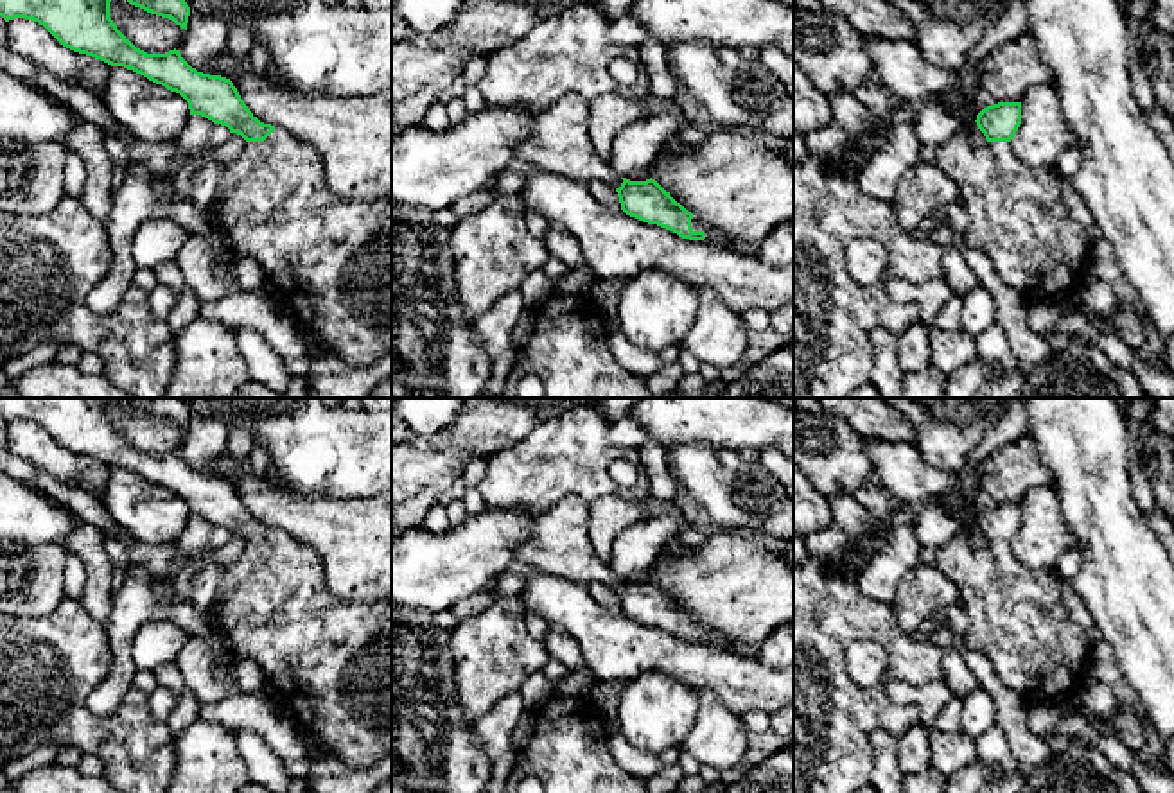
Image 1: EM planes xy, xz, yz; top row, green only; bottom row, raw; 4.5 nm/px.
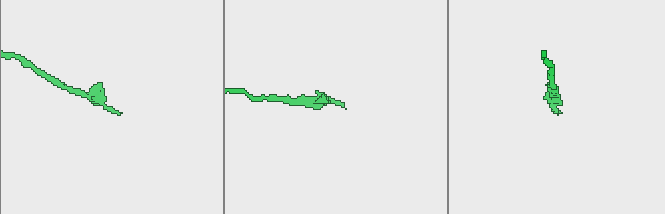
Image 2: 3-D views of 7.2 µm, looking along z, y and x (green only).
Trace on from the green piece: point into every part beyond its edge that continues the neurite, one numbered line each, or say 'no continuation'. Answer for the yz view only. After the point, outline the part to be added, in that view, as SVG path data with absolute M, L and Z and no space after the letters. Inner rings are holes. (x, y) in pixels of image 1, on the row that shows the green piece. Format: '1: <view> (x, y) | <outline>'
1: yz (1016, 217) | M968 126L935 149L935 165L957 185L968 210L964 246L987 257L989 267L1016 289L1027 305L1036 300L1059 300L1075 291L1093 240L1072 219L1061 199L1063 176L1056 167L1030 167L1021 161L1011 142L969 144Z

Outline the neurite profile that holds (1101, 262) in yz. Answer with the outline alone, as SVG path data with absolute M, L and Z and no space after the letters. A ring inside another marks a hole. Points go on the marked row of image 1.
M1104 237L1093 242L1084 262L1084 274L1106 282L1115 292L1117 305L1124 303L1131 307L1138 318L1147 314L1136 291L1122 276L1111 251L1111 244Z

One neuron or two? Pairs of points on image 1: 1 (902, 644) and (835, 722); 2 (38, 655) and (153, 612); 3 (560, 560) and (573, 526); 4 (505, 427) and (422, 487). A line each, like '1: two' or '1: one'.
1: one
2: two
3: one
4: one

